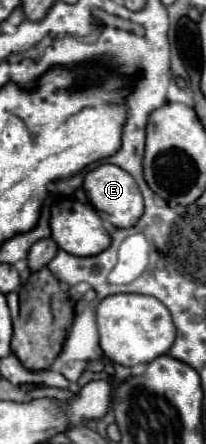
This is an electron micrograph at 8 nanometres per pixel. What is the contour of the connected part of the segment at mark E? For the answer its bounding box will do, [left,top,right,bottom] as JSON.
[84,163,144,229]

